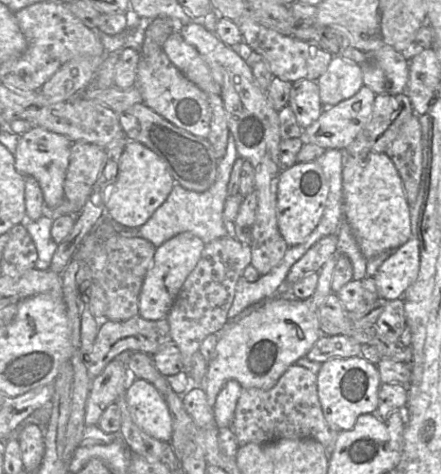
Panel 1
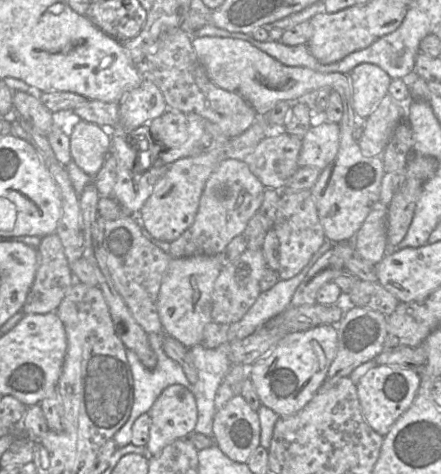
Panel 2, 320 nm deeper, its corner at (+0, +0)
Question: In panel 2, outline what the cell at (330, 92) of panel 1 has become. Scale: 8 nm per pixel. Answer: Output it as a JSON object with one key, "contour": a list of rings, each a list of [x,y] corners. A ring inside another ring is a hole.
{"contour":[[[362,63],[349,73],[352,106],[355,114],[366,119],[388,94],[392,78],[378,65]]]}

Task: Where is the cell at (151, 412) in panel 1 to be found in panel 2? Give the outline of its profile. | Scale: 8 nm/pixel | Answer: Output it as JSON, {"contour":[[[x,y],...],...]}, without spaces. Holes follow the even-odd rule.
{"contour":[[[174,384],[166,387],[148,412],[151,418],[146,445],[152,455],[195,430],[198,409],[195,396],[186,387]]]}

